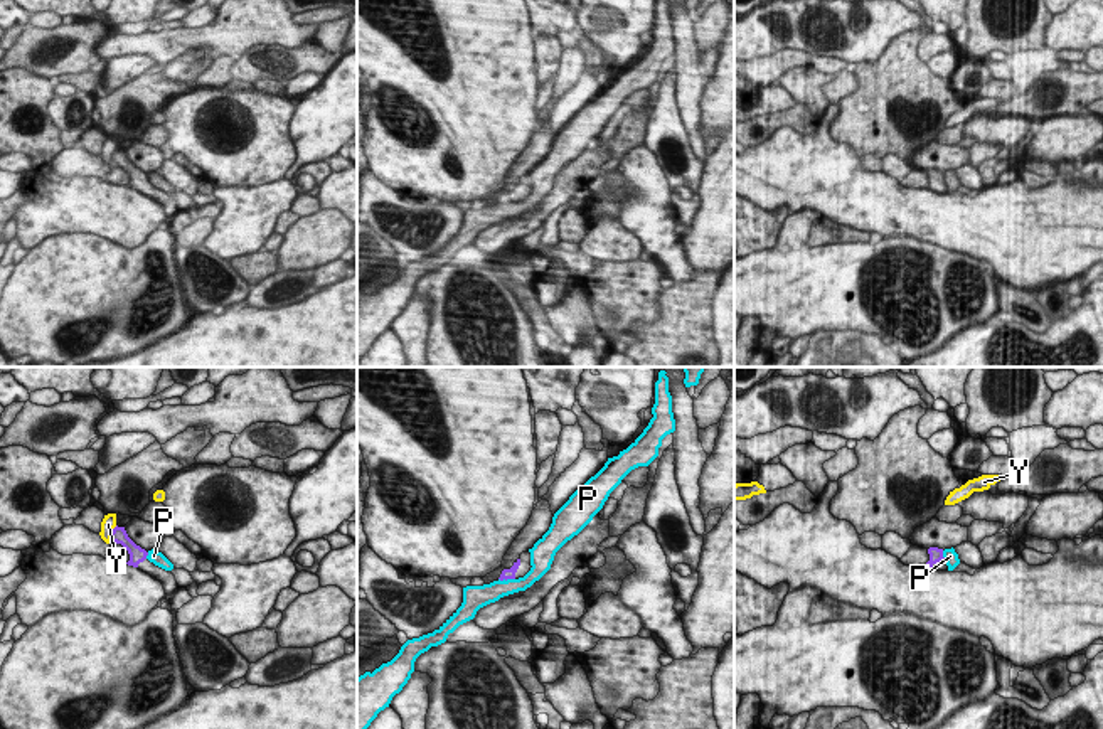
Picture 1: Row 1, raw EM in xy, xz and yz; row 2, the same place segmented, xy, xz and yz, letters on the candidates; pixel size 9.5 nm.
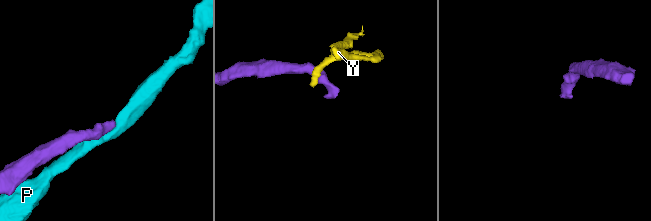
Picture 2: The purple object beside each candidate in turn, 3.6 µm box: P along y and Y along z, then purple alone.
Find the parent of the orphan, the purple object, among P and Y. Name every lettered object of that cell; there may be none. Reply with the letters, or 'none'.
none

